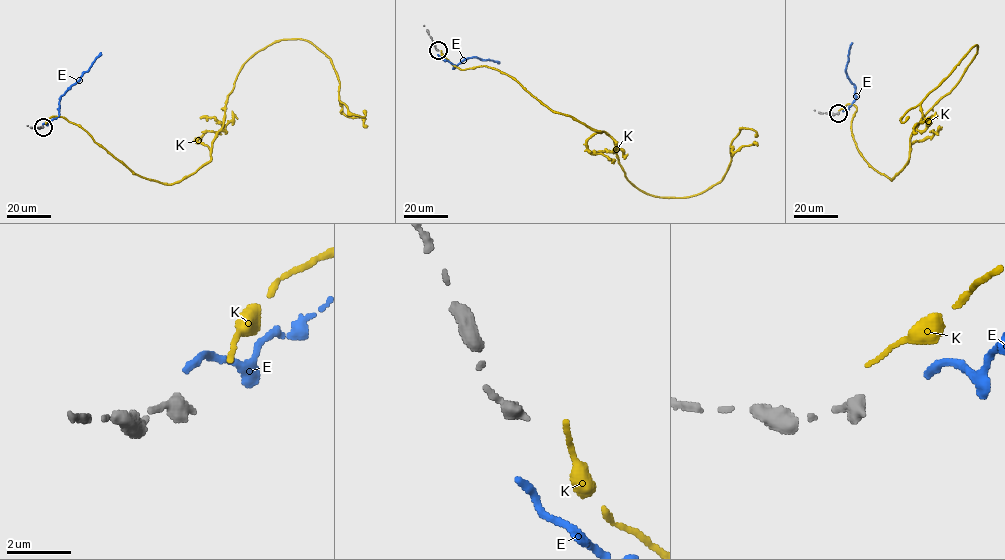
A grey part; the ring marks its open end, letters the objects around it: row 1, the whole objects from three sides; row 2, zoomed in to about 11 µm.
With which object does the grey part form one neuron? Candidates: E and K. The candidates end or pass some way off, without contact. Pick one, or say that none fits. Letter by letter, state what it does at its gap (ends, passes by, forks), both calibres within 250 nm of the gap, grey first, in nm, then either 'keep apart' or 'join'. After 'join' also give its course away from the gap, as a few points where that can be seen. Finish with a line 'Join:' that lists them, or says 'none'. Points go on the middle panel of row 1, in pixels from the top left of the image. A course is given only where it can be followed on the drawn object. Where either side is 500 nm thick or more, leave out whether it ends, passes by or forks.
E: it ends | 480/240 nm | keep apart
K: it ends | 480/130 nm | keep apart
Join: none

